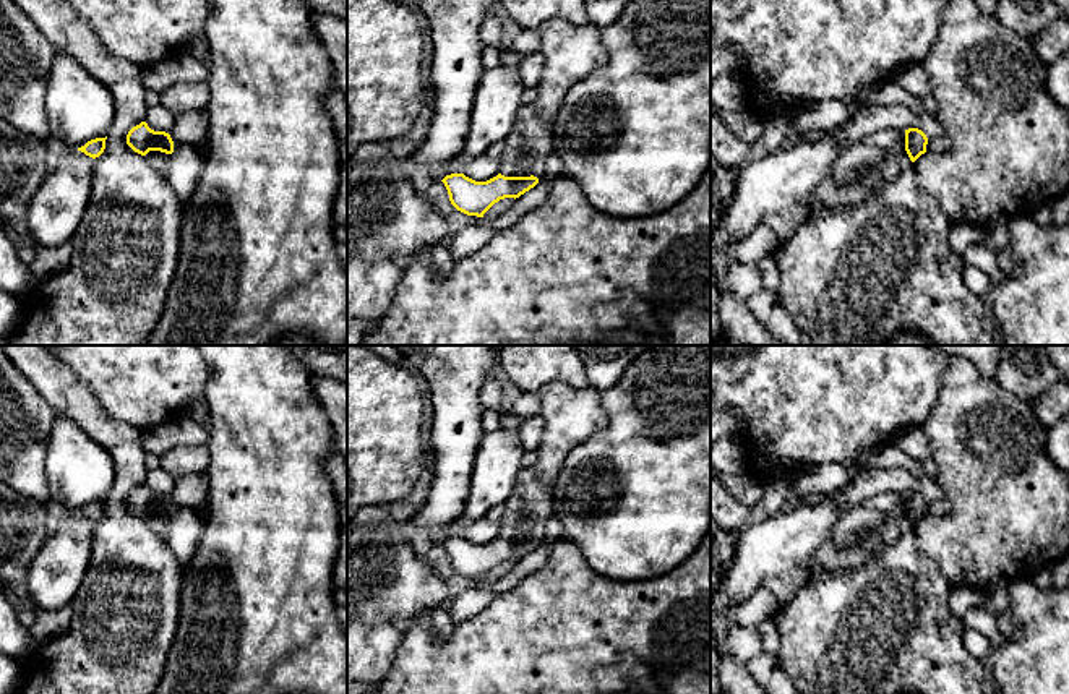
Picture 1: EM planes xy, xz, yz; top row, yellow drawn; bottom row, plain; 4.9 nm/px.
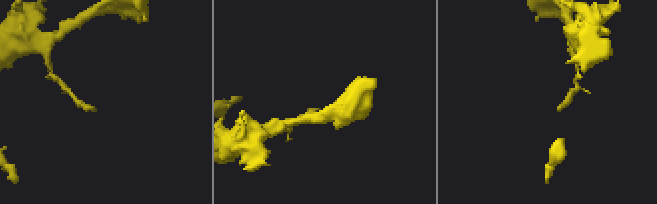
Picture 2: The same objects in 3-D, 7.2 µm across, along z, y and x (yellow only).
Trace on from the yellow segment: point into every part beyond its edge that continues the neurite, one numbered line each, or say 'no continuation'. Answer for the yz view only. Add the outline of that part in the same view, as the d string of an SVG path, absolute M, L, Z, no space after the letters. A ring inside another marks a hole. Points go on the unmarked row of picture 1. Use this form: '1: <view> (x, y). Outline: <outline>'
1: yz (862, 531). Outline: M879 493L842 511L827 540L803 563L803 568L808 577L814 571L856 569L910 529L913 525L905 514L905 495Z

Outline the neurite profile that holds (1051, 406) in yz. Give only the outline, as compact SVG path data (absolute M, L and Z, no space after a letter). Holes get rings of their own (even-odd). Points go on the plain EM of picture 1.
M1058 381L1030 402L1035 417L1050 428L1069 413L1069 383Z

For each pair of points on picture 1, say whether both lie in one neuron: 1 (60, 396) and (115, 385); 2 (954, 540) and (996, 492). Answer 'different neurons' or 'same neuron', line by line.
1: different neurons
2: same neuron

